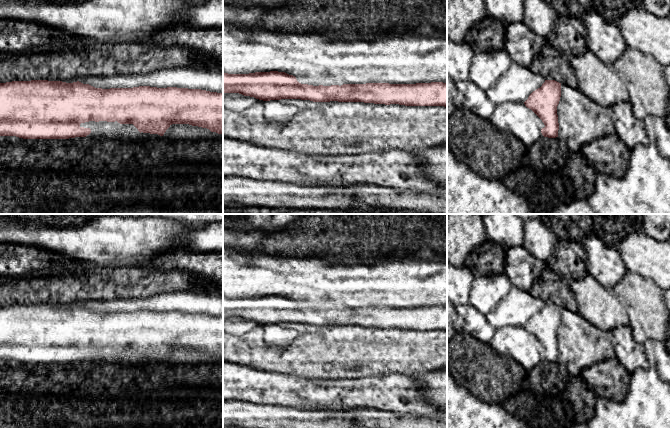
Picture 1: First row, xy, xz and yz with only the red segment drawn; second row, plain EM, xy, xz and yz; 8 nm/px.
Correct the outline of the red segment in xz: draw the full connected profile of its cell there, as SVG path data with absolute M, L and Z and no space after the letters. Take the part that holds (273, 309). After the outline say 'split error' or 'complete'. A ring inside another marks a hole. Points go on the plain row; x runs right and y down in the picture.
M278 295L249 298L223 296L223 317L239 317L263 325L301 323L447 331L447 307L443 306L343 308L332 301L301 301Z; split error

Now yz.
M545 304L524 326L539 353L541 361L558 361L557 330L561 321L561 307Z; split error

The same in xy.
M31 304L0 307L0 360L23 363L115 362L121 348L133 348L146 363L161 363L172 348L189 348L223 358L223 317L188 312L95 312L79 305Z; split error

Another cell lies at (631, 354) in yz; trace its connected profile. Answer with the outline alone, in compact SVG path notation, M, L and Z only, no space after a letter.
M630 325L607 331L607 337L613 346L615 357L630 374L638 369L650 367L643 344L633 338Z

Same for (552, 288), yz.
M546 265L529 292L545 304L555 304L572 312L578 311L570 281Z

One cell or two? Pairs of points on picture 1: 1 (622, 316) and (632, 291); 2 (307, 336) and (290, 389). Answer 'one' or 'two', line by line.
1: two
2: two

